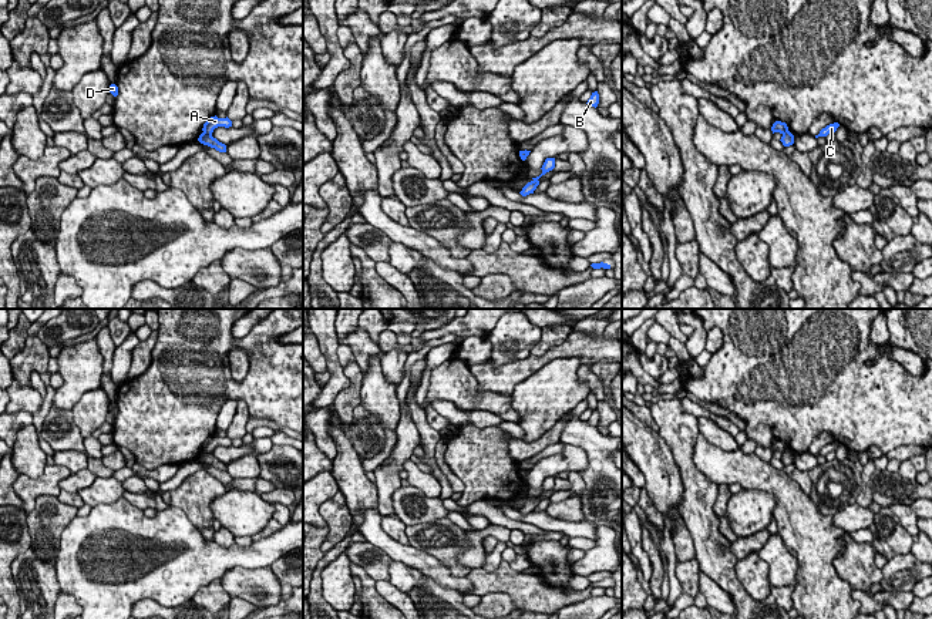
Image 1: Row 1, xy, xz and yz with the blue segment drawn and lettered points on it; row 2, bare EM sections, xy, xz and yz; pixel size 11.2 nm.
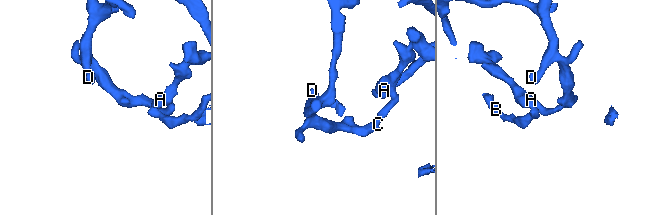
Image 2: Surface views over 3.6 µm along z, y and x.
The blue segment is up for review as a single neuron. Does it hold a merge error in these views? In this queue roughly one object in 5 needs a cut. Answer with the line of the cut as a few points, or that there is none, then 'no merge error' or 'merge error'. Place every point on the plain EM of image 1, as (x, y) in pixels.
cut in xy along (204, 450), (211, 453); merge error

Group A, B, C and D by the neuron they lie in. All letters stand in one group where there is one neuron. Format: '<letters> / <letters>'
A C D / B

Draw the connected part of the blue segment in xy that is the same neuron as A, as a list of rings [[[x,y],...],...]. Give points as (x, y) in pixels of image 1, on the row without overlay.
[[[215,434],[215,435],[211,435],[209,438],[206,438],[206,441],[203,443],[202,450],[205,453],[212,453],[213,448],[218,447],[218,445],[229,447],[229,445],[232,445],[232,440],[228,435],[226,437],[218,437]]]

